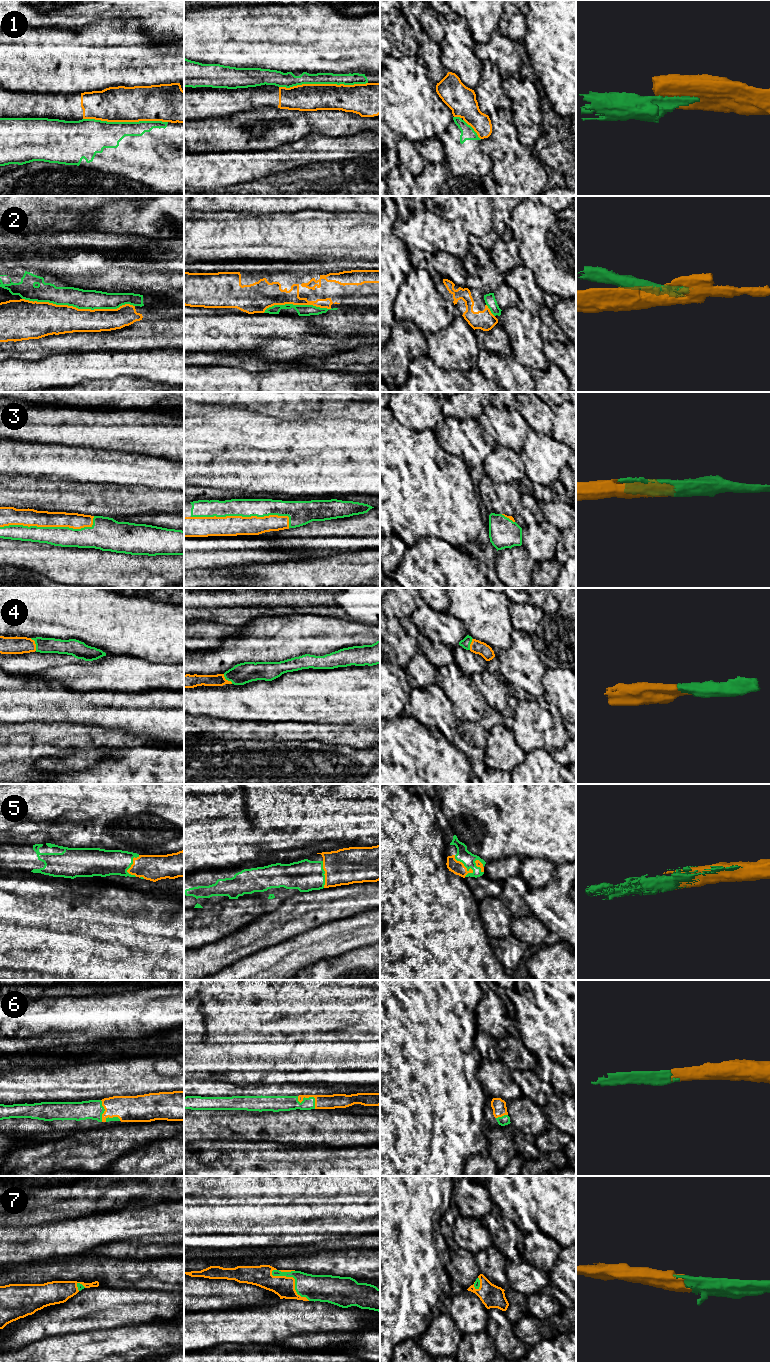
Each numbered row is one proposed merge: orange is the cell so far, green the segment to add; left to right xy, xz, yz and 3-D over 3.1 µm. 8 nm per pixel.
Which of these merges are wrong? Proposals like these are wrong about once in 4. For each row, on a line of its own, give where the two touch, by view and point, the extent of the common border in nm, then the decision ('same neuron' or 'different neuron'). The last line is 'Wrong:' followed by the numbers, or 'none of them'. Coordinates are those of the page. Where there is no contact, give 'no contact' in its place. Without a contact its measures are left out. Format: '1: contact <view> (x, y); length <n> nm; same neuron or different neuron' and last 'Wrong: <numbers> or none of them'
1: contact xz (323, 84); length 700 nm; different neuron
2: contact xy (77, 308); length 900 nm; different neuron
3: contact xz (245, 517); length 800 nm; same neuron
4: contact xy (35, 644); length 120 nm; same neuron
5: contact yz (463, 865); length 220 nm; same neuron
6: contact xz (309, 1096); length 180 nm; same neuron
7: contact xz (294, 1280); length 400 nm; same neuron
Wrong: 1, 2

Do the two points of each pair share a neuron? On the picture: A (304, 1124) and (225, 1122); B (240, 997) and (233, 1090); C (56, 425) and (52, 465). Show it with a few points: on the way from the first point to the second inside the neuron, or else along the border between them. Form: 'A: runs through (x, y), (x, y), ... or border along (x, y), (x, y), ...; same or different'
A: runs through (284, 1124), (245, 1124); same
B: border along (210, 1080), (256, 1086); different
C: border along (54, 443), (63, 444); different

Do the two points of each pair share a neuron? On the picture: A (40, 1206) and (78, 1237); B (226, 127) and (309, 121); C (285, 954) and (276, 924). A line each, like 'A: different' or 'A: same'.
A: different
B: same
C: different

